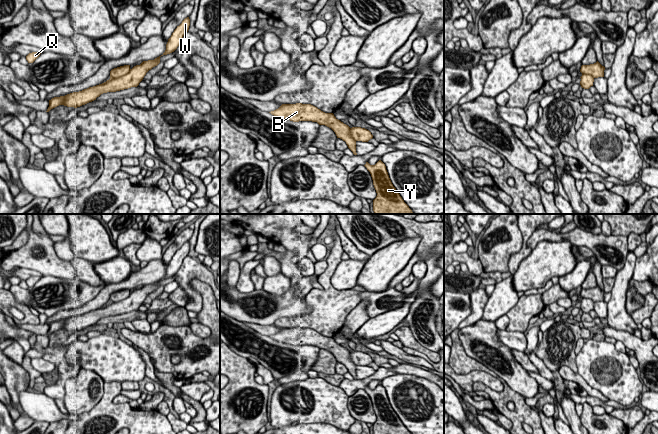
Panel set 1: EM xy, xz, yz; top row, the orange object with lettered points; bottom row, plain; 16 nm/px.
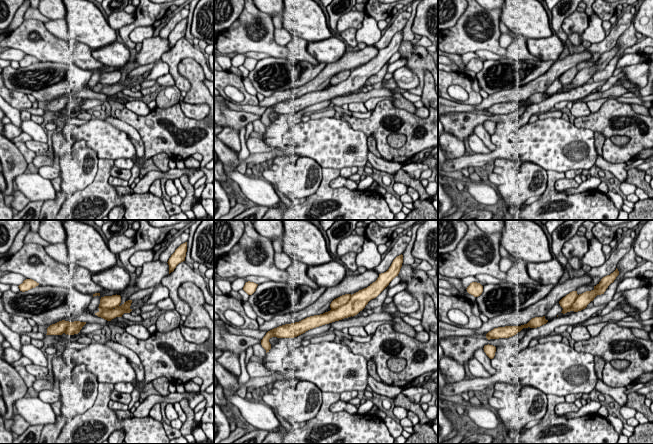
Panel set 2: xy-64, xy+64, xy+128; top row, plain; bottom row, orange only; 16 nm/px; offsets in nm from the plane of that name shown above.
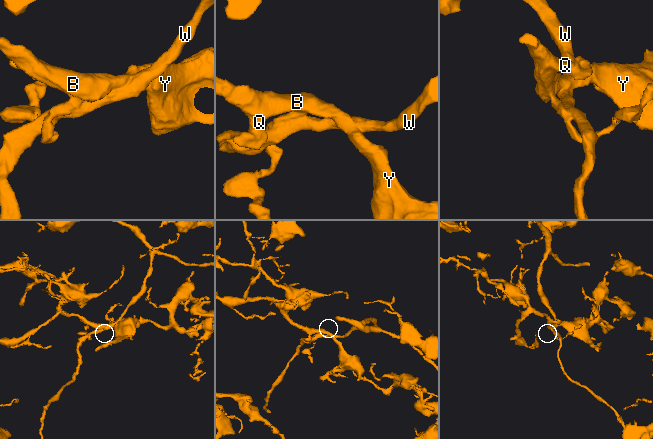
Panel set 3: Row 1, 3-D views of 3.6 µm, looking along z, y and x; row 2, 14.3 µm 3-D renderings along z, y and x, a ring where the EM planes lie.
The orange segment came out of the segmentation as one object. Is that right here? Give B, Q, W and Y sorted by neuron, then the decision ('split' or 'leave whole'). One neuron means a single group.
B Q W Y; leave whole

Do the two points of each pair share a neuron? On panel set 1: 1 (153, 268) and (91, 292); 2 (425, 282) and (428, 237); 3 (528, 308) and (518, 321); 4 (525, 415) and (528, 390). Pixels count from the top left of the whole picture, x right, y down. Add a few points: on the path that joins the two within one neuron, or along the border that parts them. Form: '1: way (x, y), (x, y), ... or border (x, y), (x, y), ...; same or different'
1: border (105, 285), (92, 299), (84, 304); different
2: way (431, 271), (431, 260), (427, 256), (427, 248); same
3: way (525, 311), (519, 318); same
4: border (506, 383), (525, 398); different

